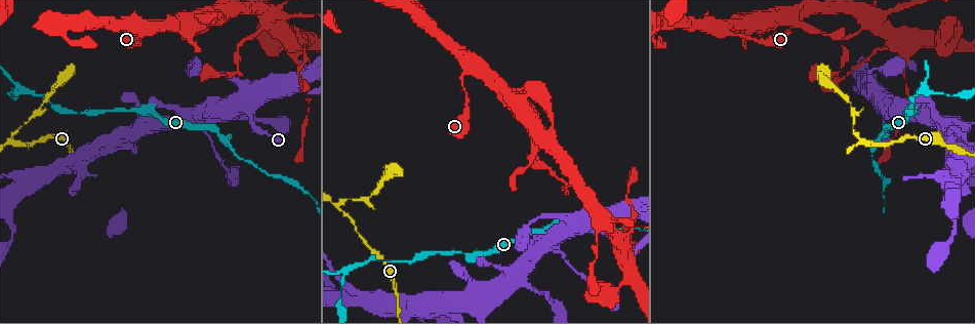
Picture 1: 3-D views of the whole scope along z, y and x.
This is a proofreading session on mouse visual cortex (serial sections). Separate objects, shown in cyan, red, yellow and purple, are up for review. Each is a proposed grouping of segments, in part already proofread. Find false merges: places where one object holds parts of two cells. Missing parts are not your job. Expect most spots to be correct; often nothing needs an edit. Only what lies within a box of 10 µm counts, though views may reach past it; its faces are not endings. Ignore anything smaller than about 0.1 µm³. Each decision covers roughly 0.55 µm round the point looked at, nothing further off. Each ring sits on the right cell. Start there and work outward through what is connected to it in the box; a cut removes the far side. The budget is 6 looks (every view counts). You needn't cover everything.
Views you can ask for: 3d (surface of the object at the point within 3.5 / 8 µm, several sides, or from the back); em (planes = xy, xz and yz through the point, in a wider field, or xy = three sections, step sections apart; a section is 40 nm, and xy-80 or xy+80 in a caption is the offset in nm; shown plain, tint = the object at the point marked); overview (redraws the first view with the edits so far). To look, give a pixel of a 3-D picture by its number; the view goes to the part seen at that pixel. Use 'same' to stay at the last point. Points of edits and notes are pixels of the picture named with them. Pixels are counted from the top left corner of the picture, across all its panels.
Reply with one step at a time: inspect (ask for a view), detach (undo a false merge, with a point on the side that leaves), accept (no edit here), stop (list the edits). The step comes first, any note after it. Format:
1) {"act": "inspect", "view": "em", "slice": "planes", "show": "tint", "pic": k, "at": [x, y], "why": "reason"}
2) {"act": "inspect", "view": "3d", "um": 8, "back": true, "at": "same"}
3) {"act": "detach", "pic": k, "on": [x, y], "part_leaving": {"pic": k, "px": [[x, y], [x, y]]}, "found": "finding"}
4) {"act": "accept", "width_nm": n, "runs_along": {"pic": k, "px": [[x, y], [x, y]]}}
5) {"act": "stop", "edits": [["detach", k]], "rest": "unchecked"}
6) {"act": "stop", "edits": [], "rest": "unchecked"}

{"act": "inspect", "view": "3d", "um": 3.5, "pic": 1, "at": [15, 134]}

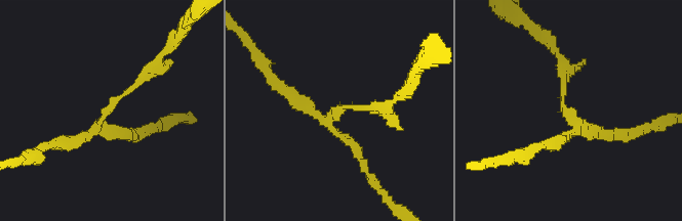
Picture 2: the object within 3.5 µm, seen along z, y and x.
{"act": "inspect", "view": "em", "slice": "xy", "step": 2, "show": "tint", "pic": 2, "at": [105, 114], "arms": 3, "arm_widths_nm": [100, 150, 200]}

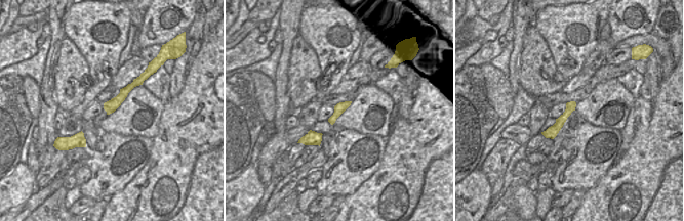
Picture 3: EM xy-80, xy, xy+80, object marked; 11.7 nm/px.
{"act": "accept", "runs_along": {"pic": 2, "px": [[616, 133], [590, 133], [563, 107], [563, 63]]}, "found": "continuous, no second cell"}

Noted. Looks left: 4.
{"act": "inspect", "view": "3d", "um": 3.5, "pic": 1, "at": [350, 269], "why": "three-way junction"}

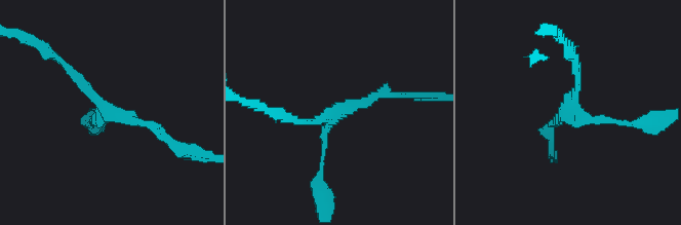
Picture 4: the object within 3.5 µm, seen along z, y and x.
{"act": "inspect", "view": "em", "slice": "xy", "step": 5, "show": "tint", "pic": 4, "at": [568, 115], "arms": 3, "arm_widths_nm": [100, 100, 150], "why": "now the EM"}

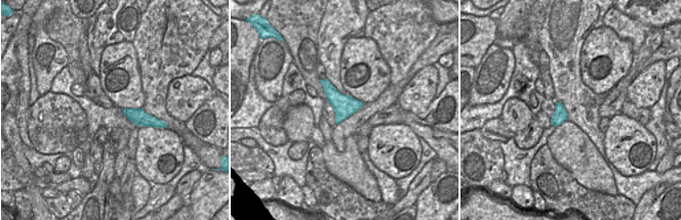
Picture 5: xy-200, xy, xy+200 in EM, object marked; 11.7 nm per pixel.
{"act": "accept", "found": "one cell here"}

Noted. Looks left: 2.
{"act": "inspect", "view": "3d", "um": 3.5, "pic": 1, "at": [244, 41], "why": "abrupt turn"}

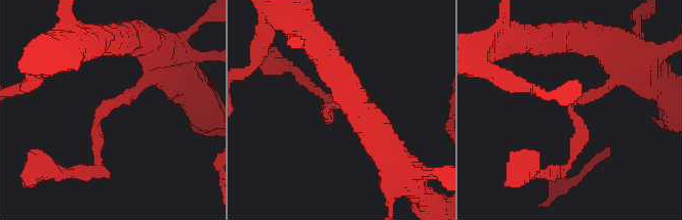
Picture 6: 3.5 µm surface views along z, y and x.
{"act": "inspect", "view": "em", "slice": "xy", "step": 5, "show": "tint", "pic": 6, "at": [572, 106]}

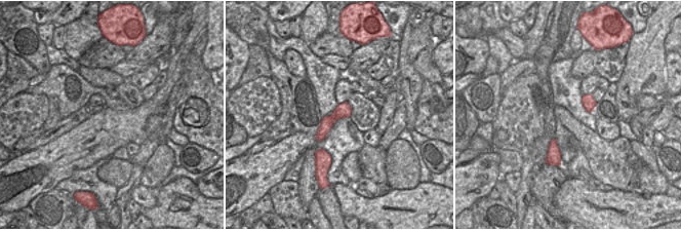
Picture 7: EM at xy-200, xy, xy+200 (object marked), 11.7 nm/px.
{"act": "accept", "arm_widths_nm": [150, 200], "found": "continuous, no second cell"}

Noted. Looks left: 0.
{"act": "stop", "edits": [], "rest": "unchecked"}

